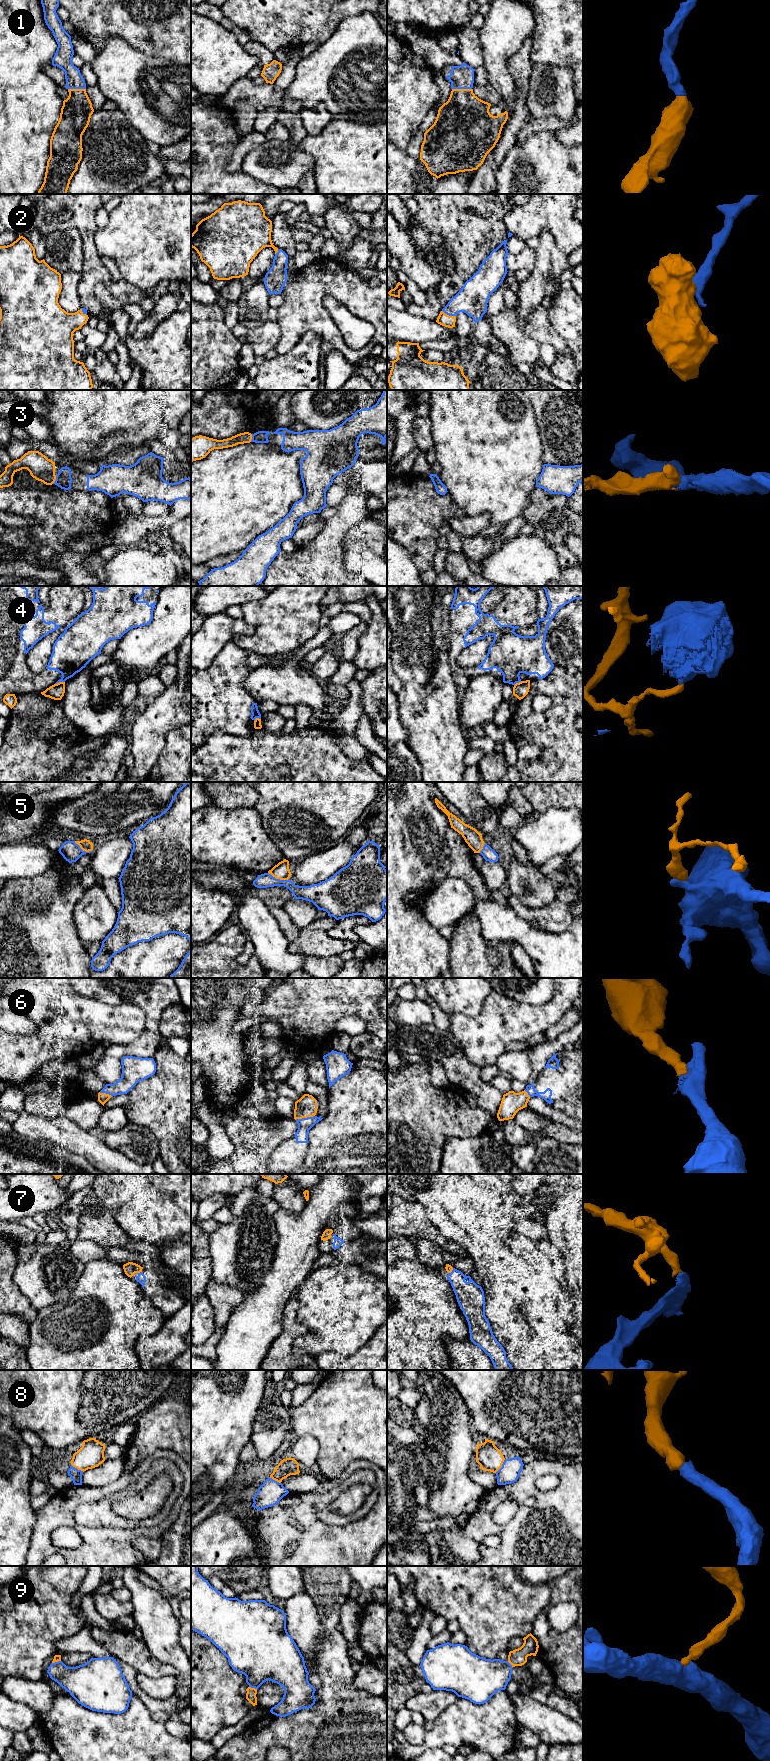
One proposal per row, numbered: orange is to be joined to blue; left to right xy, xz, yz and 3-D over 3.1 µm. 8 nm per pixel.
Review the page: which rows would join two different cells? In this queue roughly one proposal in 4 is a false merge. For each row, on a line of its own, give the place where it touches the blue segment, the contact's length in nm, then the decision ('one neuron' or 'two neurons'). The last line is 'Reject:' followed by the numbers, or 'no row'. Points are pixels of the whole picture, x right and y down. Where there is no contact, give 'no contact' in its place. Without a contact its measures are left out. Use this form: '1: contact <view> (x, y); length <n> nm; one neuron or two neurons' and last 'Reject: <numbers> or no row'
1: contact yz (462, 88); length 160 nm; one neuron
2: contact yz (449, 315); length 120 nm; one neuron
3: contact xy (56, 479); length 80 nm; one neuron
4: contact xy (59, 681); length 80 nm; two neurons
5: contact xz (278, 879); length 180 nm; two neurons
6: contact xz (304, 1118); length 160 nm; one neuron
7: contact xy (140, 1272); length 40 nm; one neuron
8: contact yz (502, 1466); length 150 nm; one neuron
9: contact xz (253, 1687); length 70 nm; one neuron
Reject: 4, 5

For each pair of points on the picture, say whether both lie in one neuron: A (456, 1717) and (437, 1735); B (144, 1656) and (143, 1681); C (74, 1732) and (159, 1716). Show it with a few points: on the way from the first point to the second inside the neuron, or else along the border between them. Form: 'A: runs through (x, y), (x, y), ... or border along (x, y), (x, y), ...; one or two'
A: runs through (451, 1722), (442, 1731); one
B: border along (138, 1673), (151, 1677), (166, 1676); two
C: border along (149, 1713), (153, 1719), (164, 1724); two

